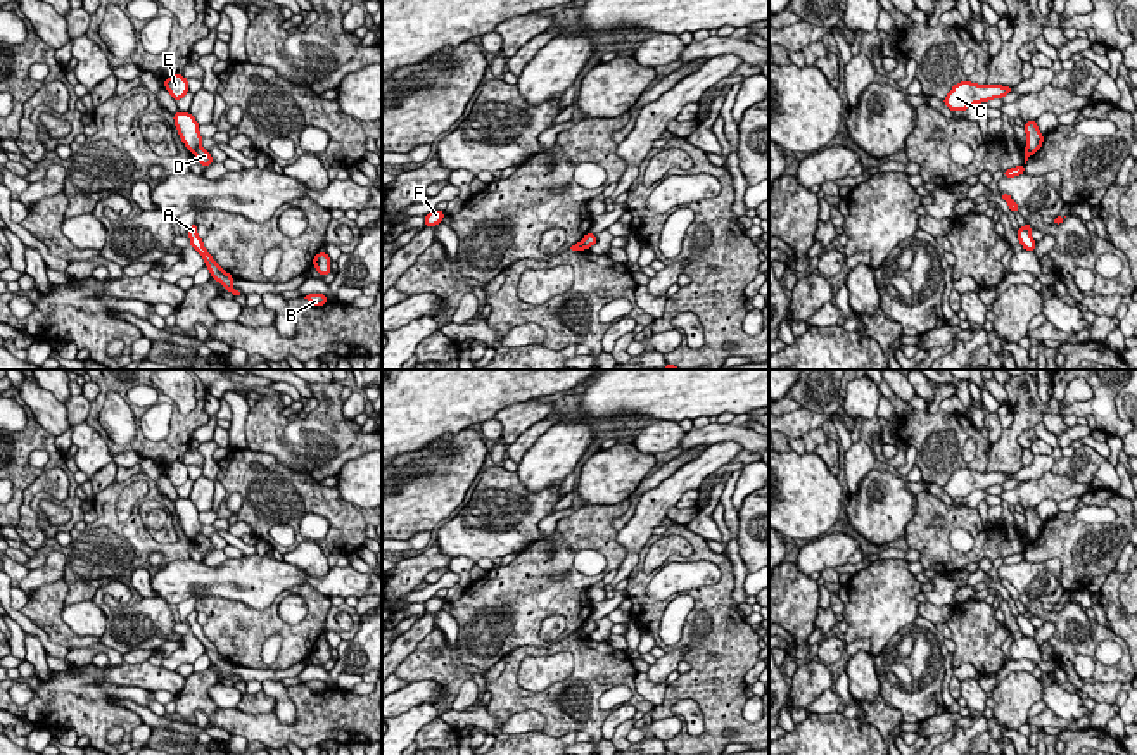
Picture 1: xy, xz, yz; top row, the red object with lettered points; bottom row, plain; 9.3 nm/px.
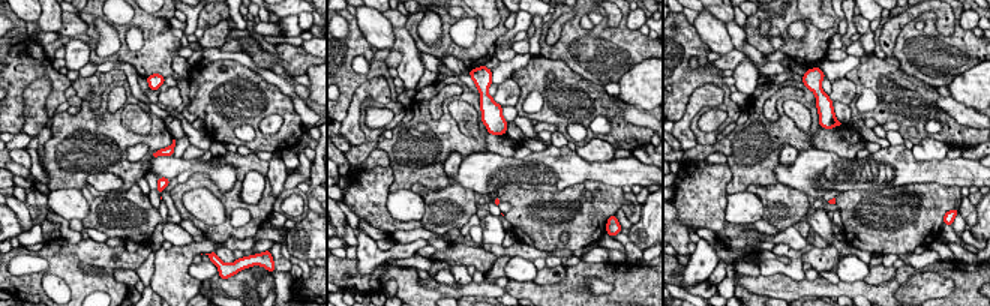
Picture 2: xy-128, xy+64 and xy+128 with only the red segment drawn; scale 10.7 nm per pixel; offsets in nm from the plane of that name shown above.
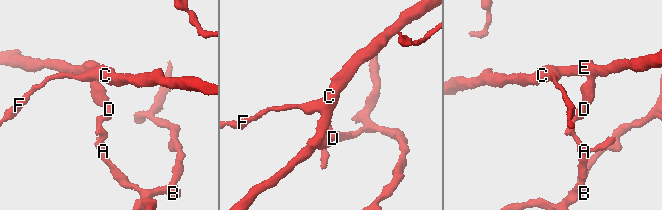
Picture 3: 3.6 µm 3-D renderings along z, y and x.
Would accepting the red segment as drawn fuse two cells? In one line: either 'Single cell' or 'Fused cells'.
Fused cells

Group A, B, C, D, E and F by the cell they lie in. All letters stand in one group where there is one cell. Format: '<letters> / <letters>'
A B D / C E F

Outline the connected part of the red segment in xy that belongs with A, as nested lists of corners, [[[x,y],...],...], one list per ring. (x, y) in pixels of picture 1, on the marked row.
[[[195,223],[190,225],[187,228],[187,232],[188,232],[188,237],[190,237],[190,245],[204,257],[206,266],[211,271],[211,278],[218,280],[233,295],[240,295],[240,292],[232,287],[232,282],[235,278],[232,275],[228,275],[225,270],[221,270],[219,264],[206,251],[202,238],[197,235],[197,225]]]

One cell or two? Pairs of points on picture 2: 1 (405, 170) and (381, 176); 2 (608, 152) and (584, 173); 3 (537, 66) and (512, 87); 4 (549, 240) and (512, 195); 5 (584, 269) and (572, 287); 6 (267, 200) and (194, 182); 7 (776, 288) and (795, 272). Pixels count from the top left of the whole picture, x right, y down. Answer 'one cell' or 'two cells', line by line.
1: two cells
2: two cells
3: two cells
4: one cell
5: one cell
6: one cell
7: two cells

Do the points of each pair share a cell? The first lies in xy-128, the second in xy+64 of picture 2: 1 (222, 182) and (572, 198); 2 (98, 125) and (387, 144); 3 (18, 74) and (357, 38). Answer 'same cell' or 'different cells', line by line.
1: different cells
2: same cell
3: same cell

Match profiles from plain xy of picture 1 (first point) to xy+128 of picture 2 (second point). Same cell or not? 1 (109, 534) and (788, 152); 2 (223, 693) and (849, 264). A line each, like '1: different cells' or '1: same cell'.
1: different cells
2: same cell

